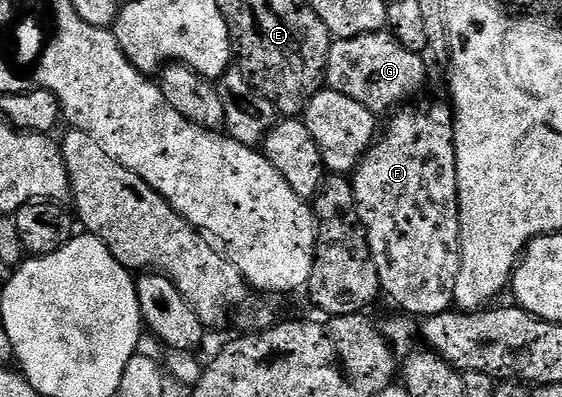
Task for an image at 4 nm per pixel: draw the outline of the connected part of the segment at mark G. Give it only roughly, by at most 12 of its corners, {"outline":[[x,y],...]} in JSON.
{"outline":[[386,30],[335,40],[326,87],[390,113],[427,83]]}

